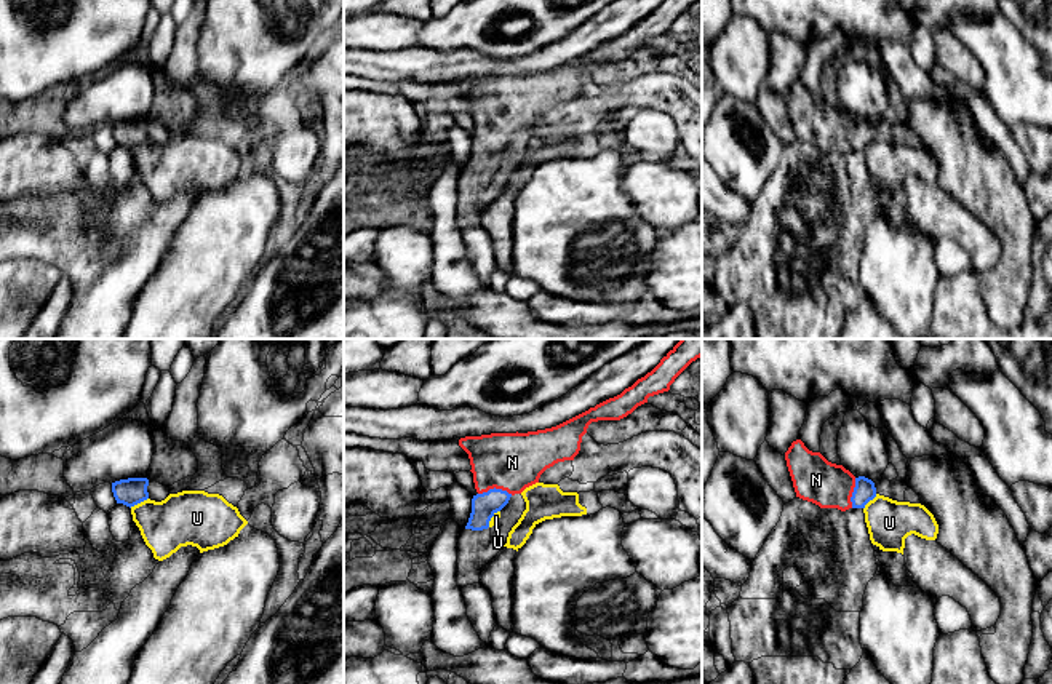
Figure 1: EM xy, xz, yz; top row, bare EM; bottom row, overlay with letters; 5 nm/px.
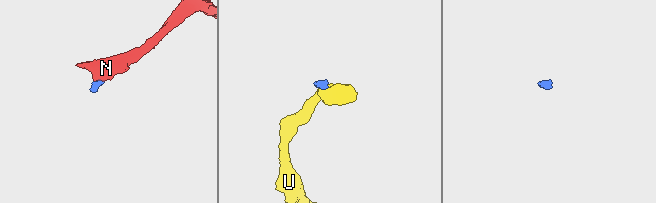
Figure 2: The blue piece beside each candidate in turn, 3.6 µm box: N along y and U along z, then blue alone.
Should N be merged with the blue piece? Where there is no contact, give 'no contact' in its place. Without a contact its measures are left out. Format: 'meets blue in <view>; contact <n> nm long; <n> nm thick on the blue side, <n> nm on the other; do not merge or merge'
meets blue in xz; contact 180 nm long; 130 nm thick on the blue side, 300 nm on the other; merge

